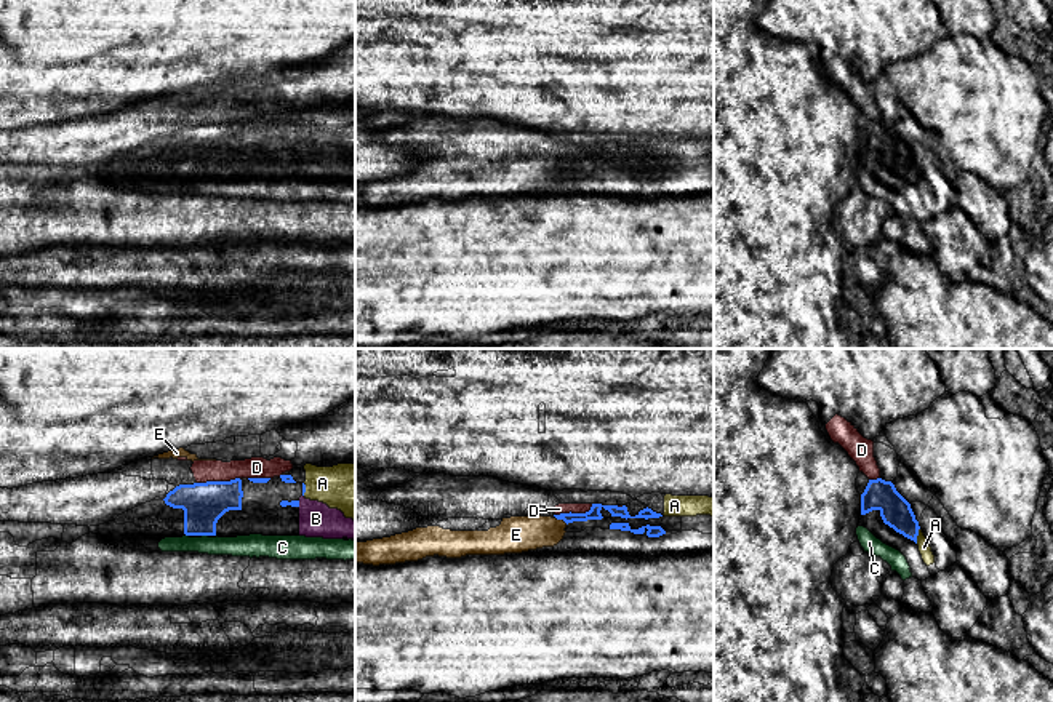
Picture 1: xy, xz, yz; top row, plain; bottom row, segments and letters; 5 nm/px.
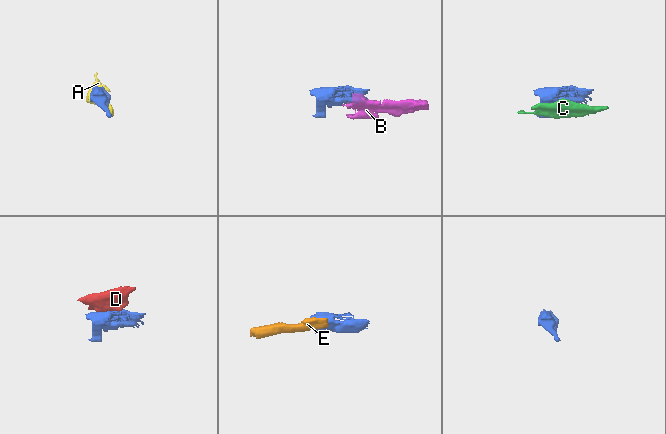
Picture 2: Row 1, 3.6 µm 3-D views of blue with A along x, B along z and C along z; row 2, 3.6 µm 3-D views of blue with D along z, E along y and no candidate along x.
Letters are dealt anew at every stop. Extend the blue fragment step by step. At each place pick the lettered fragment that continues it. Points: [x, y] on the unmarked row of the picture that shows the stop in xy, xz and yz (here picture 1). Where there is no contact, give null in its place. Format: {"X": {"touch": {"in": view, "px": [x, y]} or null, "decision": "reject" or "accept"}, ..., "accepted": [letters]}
{"A": {"touch": {"in": "yz", "px": [917, 176]}, "decision": "accept"}, "B": {"touch": {"in": "xy", "px": [298, 146]}, "decision": "accept"}, "C": {"touch": {"in": "xy", "px": [205, 176]}, "decision": "accept"}, "D": {"touch": {"in": "xy", "px": [218, 123]}, "decision": "reject"}, "E": {"touch": {"in": "xz", "px": [562, 160]}, "decision": "reject"}, "accepted": ["A", "B", "C"]}

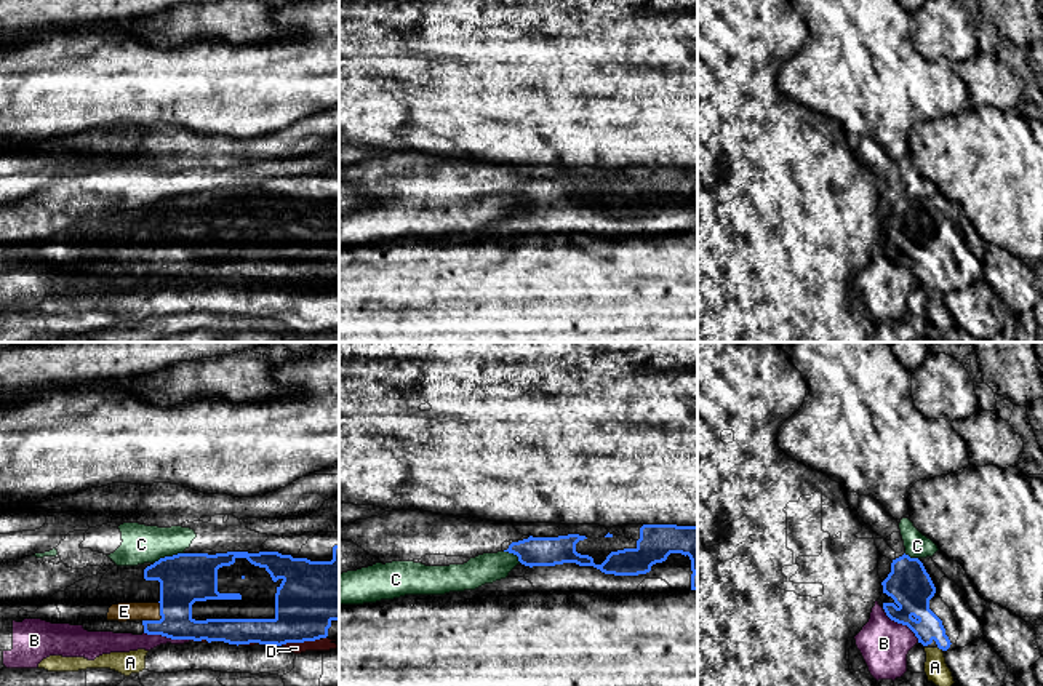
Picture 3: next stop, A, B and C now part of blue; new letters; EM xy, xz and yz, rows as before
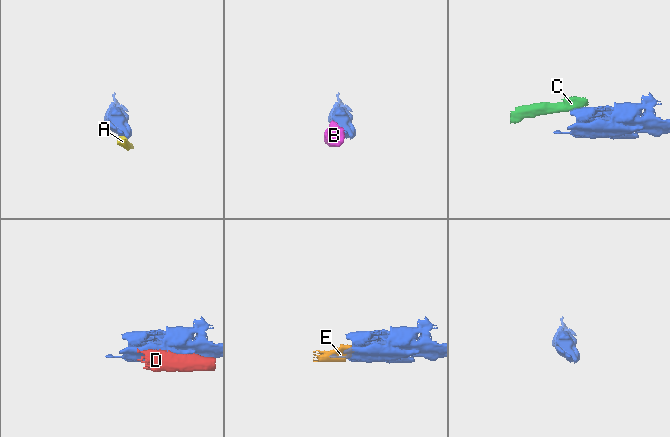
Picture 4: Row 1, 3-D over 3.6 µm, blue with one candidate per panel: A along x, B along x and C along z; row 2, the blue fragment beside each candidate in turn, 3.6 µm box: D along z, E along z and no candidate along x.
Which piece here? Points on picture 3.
{"A": {"touch": {"in": "yz", "px": [941, 290]}, "decision": "reject"}, "B": {"touch": {"in": "xy", "px": [170, 279]}, "decision": "reject"}, "C": {"touch": {"in": "xy", "px": [168, 199]}, "decision": "reject"}, "D": {"touch": {"in": "xy", "px": [299, 283]}, "decision": "reject"}, "E": {"touch": {"in": "xy", "px": [160, 261]}, "decision": "accept"}, "accepted": ["E"]}

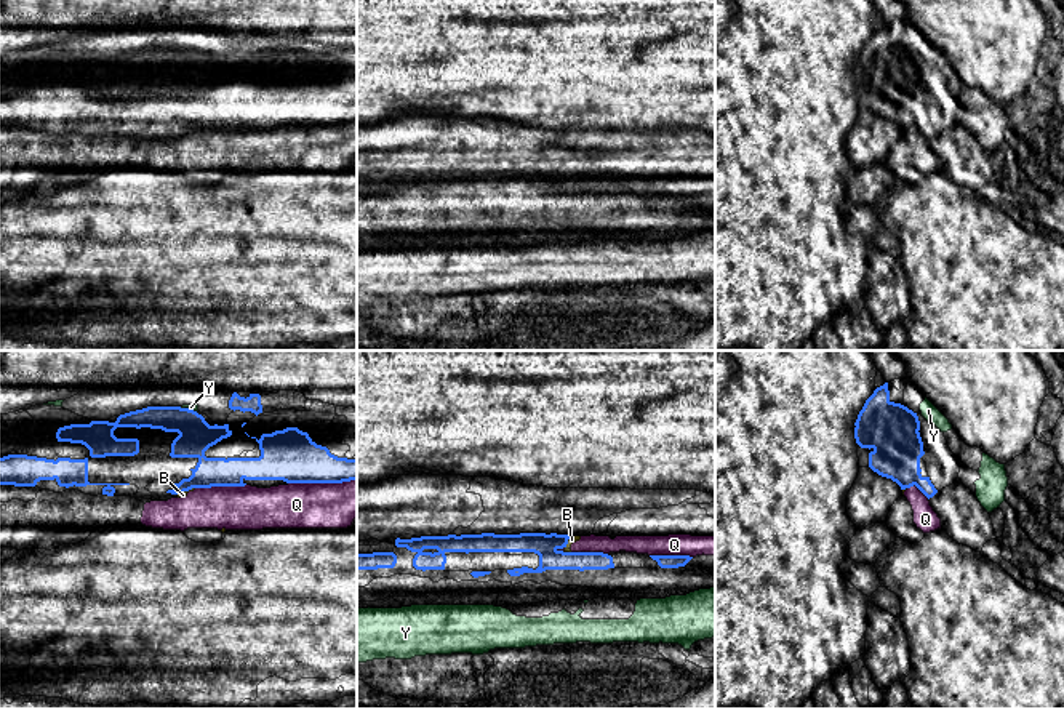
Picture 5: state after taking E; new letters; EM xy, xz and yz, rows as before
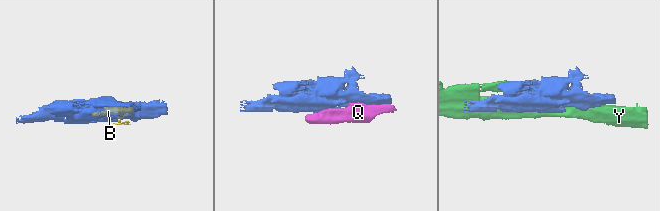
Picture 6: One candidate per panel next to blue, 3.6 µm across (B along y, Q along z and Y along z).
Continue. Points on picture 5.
{"B": {"touch": {"in": "xy", "px": [186, 132]}, "decision": "reject"}, "Q": {"touch": {"in": "xy", "px": [322, 124]}, "decision": "reject"}, "Y": {"touch": {"in": "xy", "px": [188, 50]}, "decision": "reject"}, "accepted": []}

